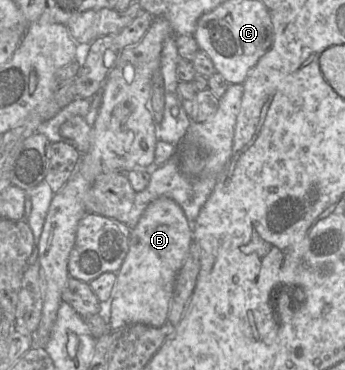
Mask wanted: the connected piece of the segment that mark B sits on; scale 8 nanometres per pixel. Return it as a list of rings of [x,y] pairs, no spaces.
[[[159,197],[147,206],[130,230],[127,255],[116,273],[113,296],[104,308],[110,330],[119,330],[132,324],[152,327],[165,324],[176,277],[192,242],[192,224],[174,200]]]

